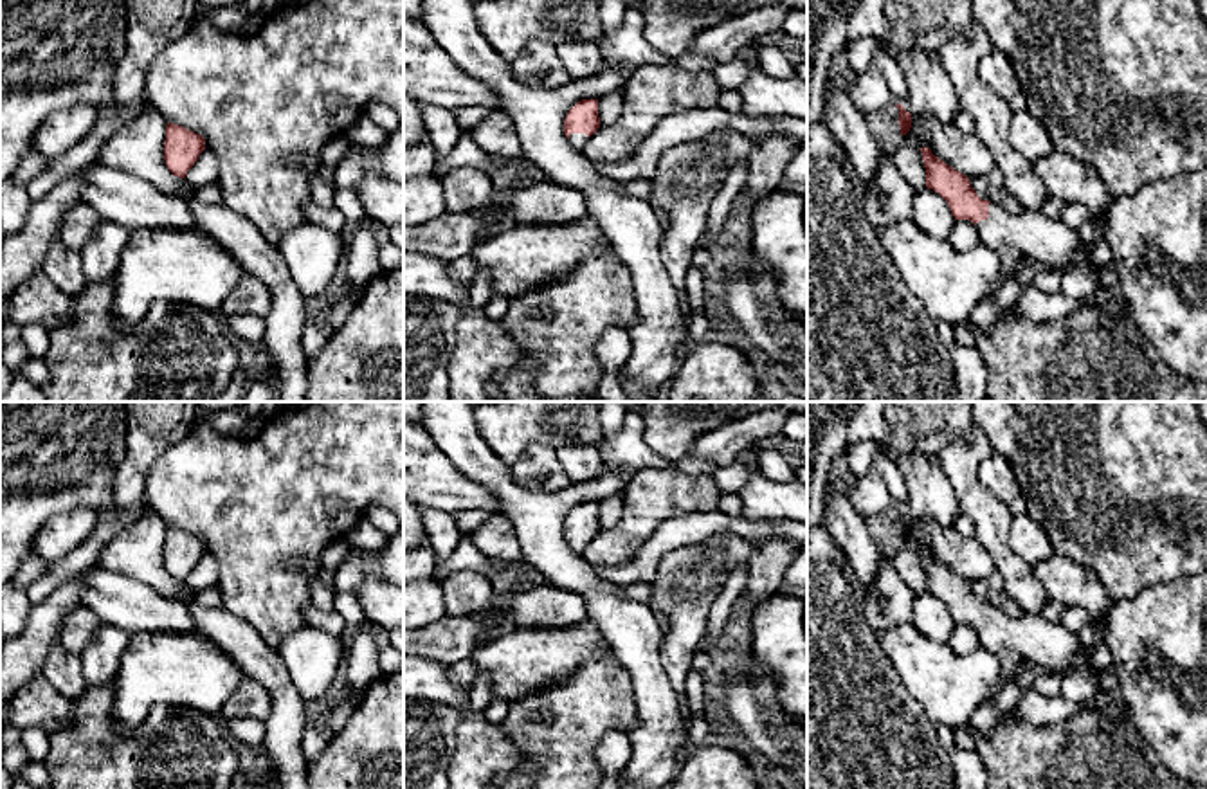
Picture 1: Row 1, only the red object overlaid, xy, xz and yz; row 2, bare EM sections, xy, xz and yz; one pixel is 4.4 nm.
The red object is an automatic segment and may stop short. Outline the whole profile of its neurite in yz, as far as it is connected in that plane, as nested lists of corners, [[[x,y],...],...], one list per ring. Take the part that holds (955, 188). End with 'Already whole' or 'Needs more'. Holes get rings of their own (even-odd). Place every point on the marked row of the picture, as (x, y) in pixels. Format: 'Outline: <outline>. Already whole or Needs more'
Outline: [[[921,148],[926,168],[926,187],[939,193],[949,205],[955,220],[976,225],[978,243],[991,249],[1012,247],[1047,268],[1070,270],[1084,265],[1099,277],[1099,268],[1084,250],[1077,231],[1057,218],[1023,209],[1018,214],[982,200],[966,175],[935,157],[930,148]]]. Needs more

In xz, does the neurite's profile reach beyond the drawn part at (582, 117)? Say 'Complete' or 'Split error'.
Split error

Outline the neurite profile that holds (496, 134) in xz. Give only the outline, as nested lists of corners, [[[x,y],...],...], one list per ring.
[[[504,112],[490,113],[468,133],[492,157],[522,159],[522,146],[515,124]]]

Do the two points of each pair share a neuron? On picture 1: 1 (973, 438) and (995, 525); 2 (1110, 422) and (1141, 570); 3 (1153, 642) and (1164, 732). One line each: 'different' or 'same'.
1: same
2: same
3: same

